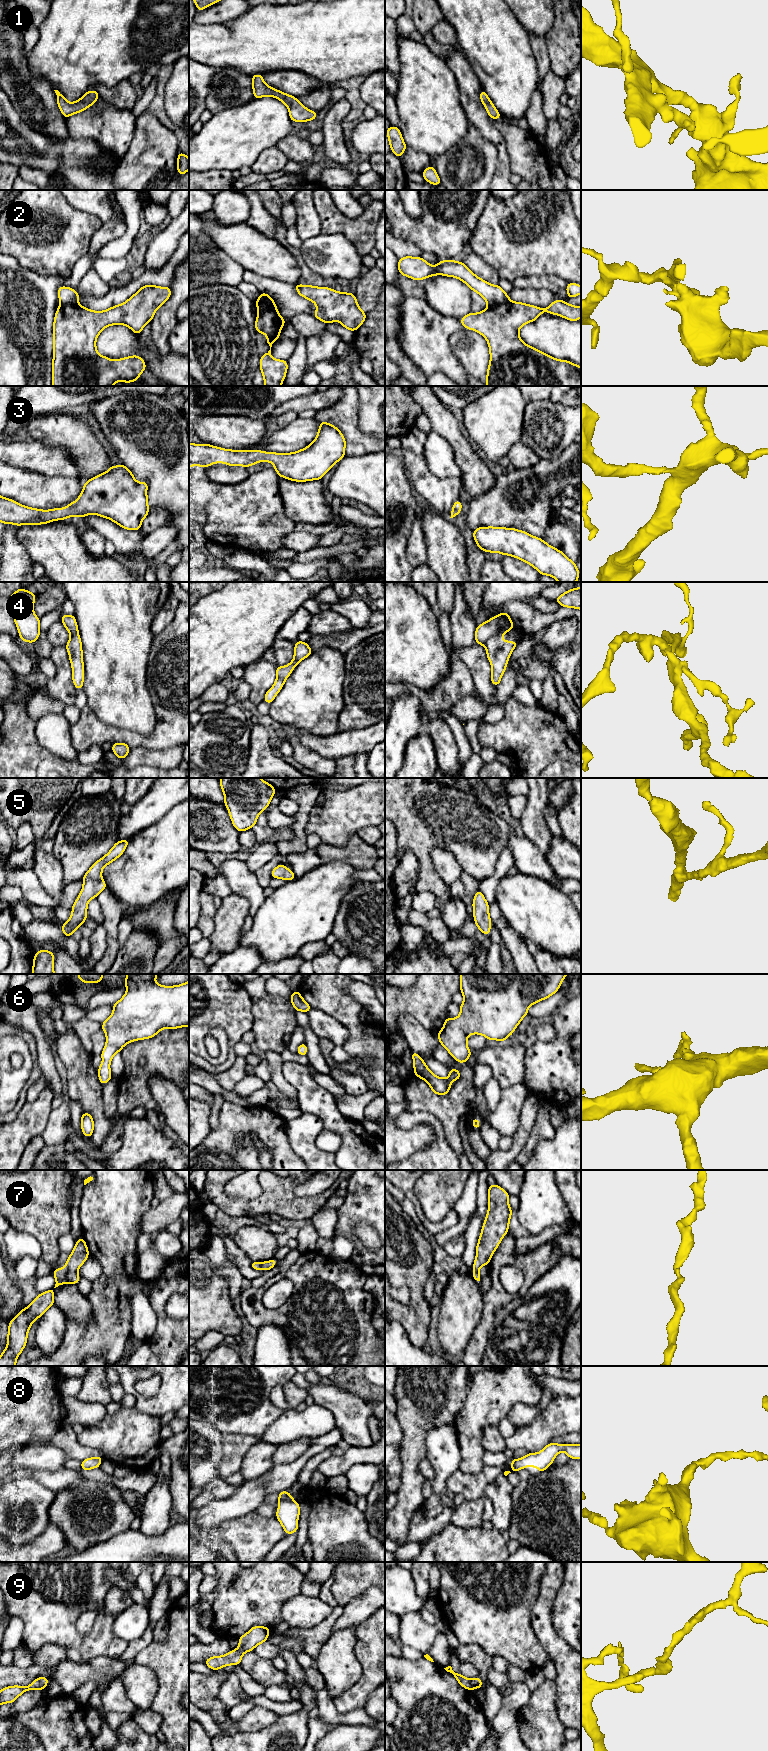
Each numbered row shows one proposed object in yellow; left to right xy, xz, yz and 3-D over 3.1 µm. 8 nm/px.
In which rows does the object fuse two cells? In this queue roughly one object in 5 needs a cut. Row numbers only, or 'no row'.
2

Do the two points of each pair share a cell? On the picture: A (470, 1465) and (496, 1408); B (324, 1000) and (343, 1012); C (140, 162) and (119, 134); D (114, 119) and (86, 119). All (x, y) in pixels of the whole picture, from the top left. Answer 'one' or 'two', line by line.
A: one
B: one
C: two
D: one

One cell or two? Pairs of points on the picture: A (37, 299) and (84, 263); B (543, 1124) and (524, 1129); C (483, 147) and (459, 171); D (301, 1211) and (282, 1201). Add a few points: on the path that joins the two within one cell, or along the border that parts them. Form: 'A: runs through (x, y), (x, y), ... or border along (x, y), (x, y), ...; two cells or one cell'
A: runs through (49, 287), (56, 281), (69, 281), (75, 275); one cell
B: border along (539, 1105), (536, 1122), (521, 1148); two cells
C: runs through (477, 153), (465, 165); one cell
D: runs through (296, 1207), (287, 1204); one cell

